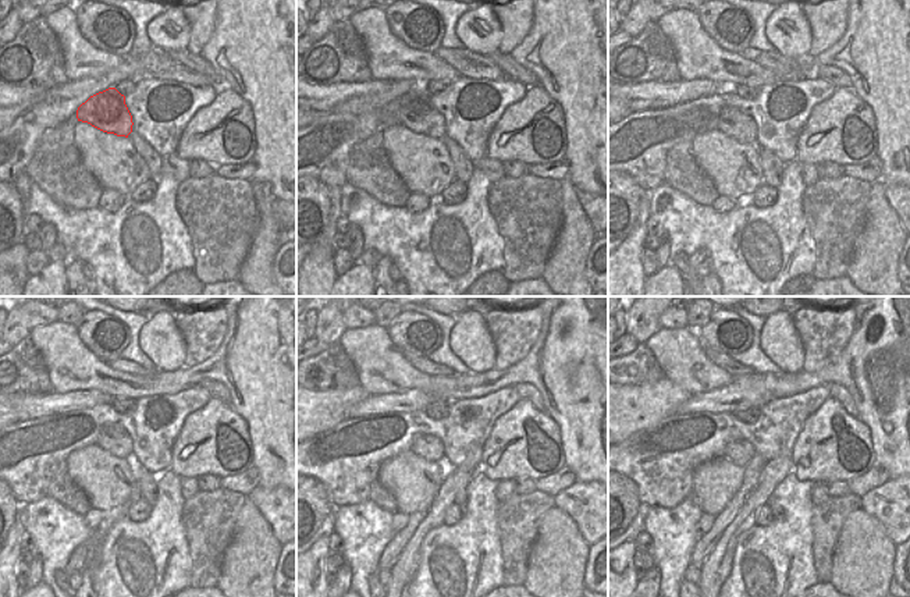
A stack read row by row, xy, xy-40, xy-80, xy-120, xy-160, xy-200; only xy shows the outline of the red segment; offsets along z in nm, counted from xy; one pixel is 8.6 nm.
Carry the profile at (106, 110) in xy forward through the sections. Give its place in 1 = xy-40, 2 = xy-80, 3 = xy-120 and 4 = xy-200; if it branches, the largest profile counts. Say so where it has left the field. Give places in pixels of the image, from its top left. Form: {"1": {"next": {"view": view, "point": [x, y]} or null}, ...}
{"1": {"next": {"view": "xy-40", "point": [416, 113]}}, "2": {"next": {"view": "xy-80", "point": [733, 123]}}, "3": {"next": {"view": "xy-120", "point": [113, 437]}}, "4": {"next": {"view": "xy-200", "point": [739, 451]}}}

